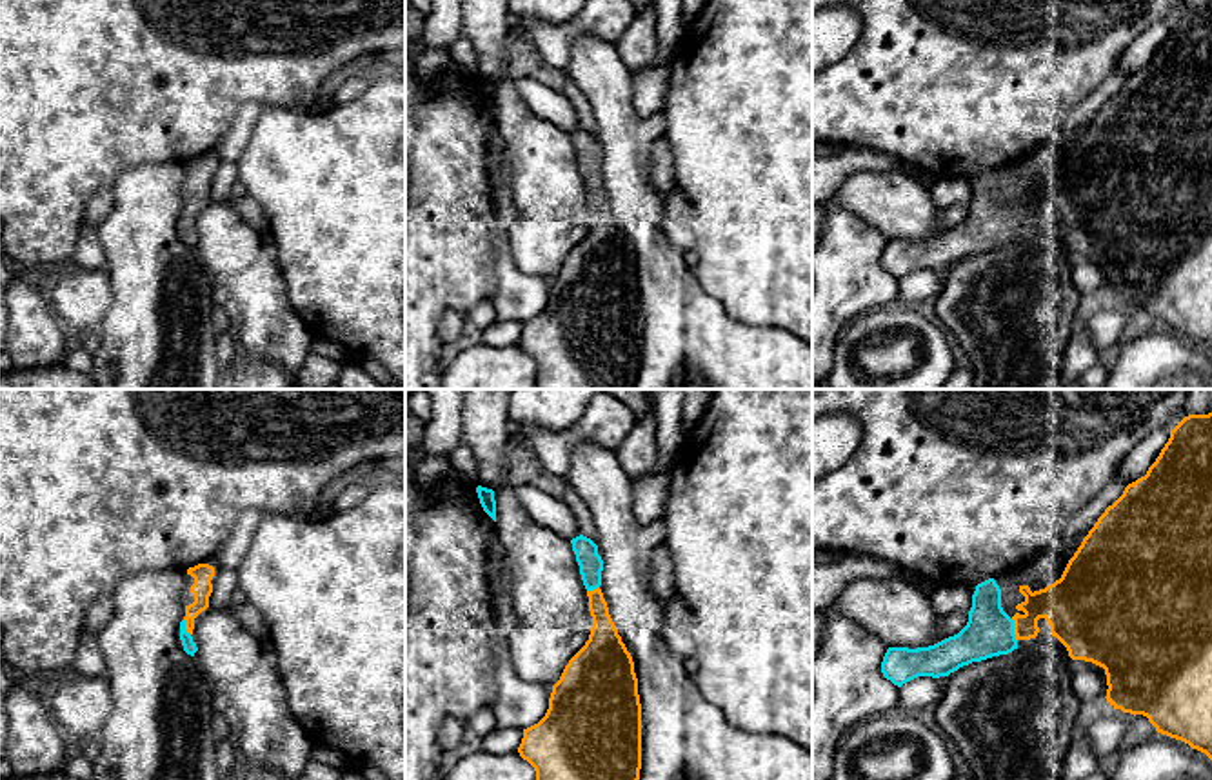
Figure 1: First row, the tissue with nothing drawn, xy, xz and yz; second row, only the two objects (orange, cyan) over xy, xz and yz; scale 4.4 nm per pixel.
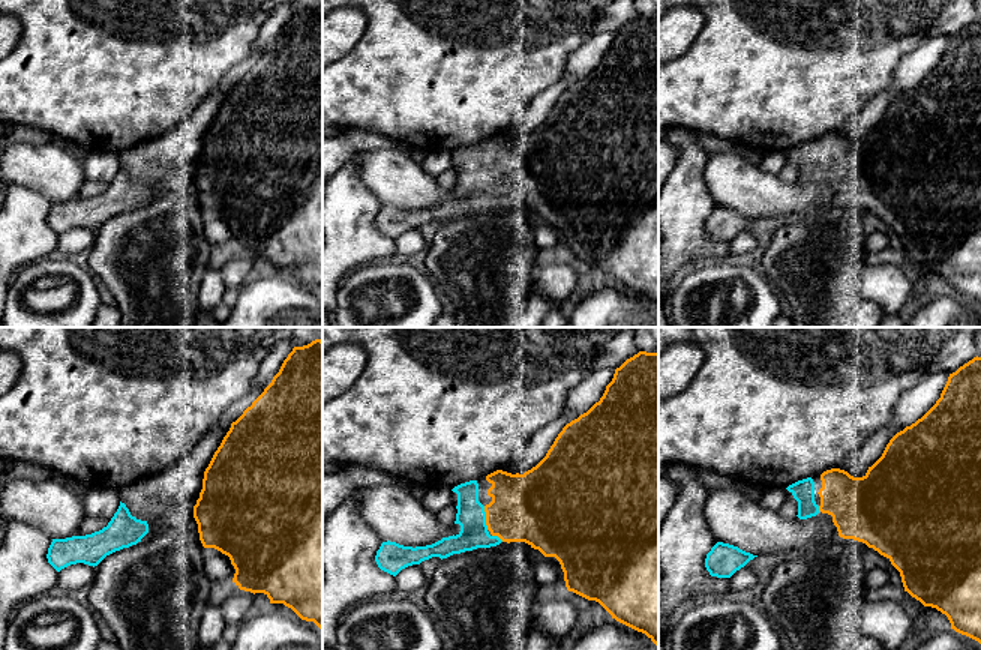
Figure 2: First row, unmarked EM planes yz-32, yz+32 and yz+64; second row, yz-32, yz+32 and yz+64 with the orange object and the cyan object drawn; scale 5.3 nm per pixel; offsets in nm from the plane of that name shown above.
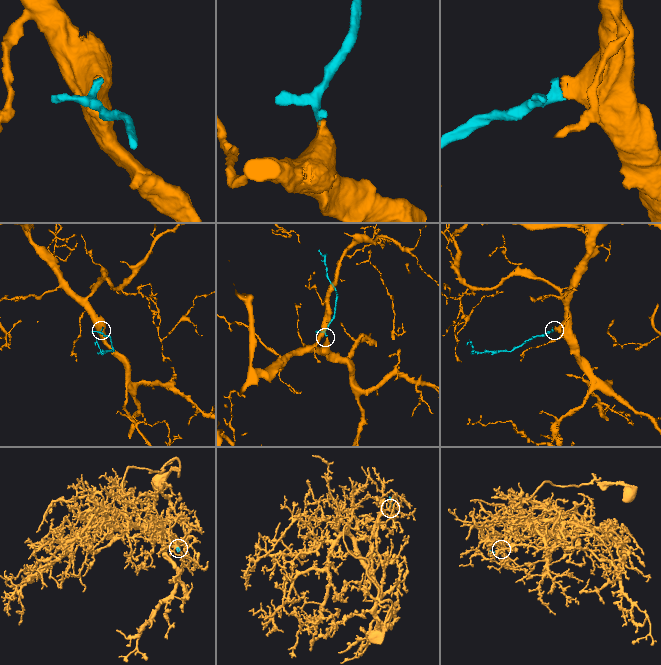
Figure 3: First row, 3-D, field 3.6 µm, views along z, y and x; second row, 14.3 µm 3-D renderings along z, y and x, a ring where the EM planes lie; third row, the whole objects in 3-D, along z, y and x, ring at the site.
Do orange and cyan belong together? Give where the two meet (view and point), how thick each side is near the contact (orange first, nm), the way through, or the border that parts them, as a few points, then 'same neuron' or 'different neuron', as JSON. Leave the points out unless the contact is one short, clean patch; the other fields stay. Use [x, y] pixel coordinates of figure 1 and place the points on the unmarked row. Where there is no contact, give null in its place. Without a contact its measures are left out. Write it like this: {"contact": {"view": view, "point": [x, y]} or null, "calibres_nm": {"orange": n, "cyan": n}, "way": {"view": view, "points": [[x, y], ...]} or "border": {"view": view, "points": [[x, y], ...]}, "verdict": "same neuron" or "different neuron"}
{"contact": {"view": "yz", "point": [1014, 222]}, "calibres_nm": {"orange": 220, "cyan": 220}, "way": {"view": "yz", "points": [[1065, 199], [1042, 199], [1014, 222], [989, 224]]}, "verdict": "same neuron"}

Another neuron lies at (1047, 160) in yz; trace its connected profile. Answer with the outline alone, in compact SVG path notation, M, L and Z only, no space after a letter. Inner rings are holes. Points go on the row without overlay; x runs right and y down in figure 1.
M1085 129L1078 133L1078 136L1067 144L1065 147L1056 147L1056 136L1052 142L1041 145L1036 153L1023 158L1018 165L1019 178L1028 178L1030 184L1045 182L1061 171L1068 153L1074 149L1078 140L1081 138Z

